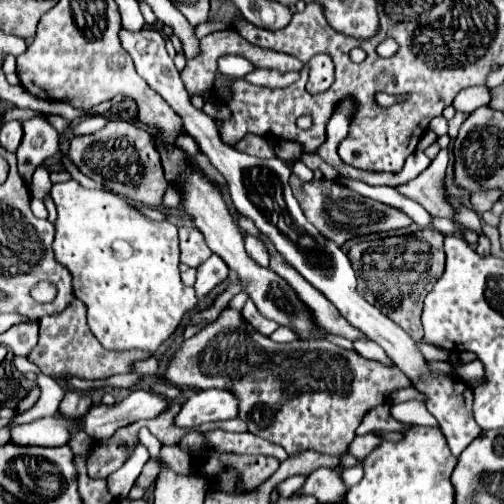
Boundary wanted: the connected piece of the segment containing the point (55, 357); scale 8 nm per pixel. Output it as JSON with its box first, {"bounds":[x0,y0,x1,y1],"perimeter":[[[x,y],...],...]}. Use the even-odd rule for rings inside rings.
{"bounds":[28,299,150,419],"perimeter":[[[74,299],[64,311],[54,313],[54,315],[46,315],[40,321],[42,321],[42,324],[39,324],[38,342],[36,347],[32,349],[32,353],[28,353],[28,361],[38,365],[42,369],[42,373],[50,375],[64,389],[65,395],[60,403],[59,413],[70,417],[70,419],[82,417],[93,402],[89,394],[75,394],[72,385],[66,381],[66,377],[100,381],[100,379],[108,379],[112,375],[132,373],[134,363],[150,359],[150,353],[140,351],[140,349],[132,349],[132,351],[104,349],[100,345],[100,341],[96,341],[96,337],[92,335],[88,325],[84,323],[86,321],[86,307],[78,299]]]}

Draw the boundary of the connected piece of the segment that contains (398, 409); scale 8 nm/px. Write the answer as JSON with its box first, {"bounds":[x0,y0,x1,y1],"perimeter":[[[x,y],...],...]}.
{"bounds":[390,400,438,427],"perimeter":[[[411,400],[390,407],[394,419],[405,424],[438,427],[436,419],[428,412],[424,403]]]}

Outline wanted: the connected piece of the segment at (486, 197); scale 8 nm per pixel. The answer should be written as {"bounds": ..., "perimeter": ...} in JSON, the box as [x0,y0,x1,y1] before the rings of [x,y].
{"bounds":[470,193,502,213],"perimeter":[[[472,193],[470,197],[470,203],[472,203],[472,209],[476,213],[484,213],[488,209],[492,209],[492,205],[500,199],[502,193]]]}

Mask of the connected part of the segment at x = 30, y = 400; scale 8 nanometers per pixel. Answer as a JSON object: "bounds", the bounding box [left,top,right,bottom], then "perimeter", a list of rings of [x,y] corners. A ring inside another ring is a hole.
{"bounds":[14,385,40,415],"perimeter":[[[34,385],[34,387],[32,387],[32,391],[30,391],[24,399],[20,399],[20,401],[18,401],[18,405],[16,405],[16,409],[14,409],[14,411],[16,411],[16,415],[18,415],[18,413],[28,411],[28,409],[38,401],[38,397],[40,397],[40,385]]]}

